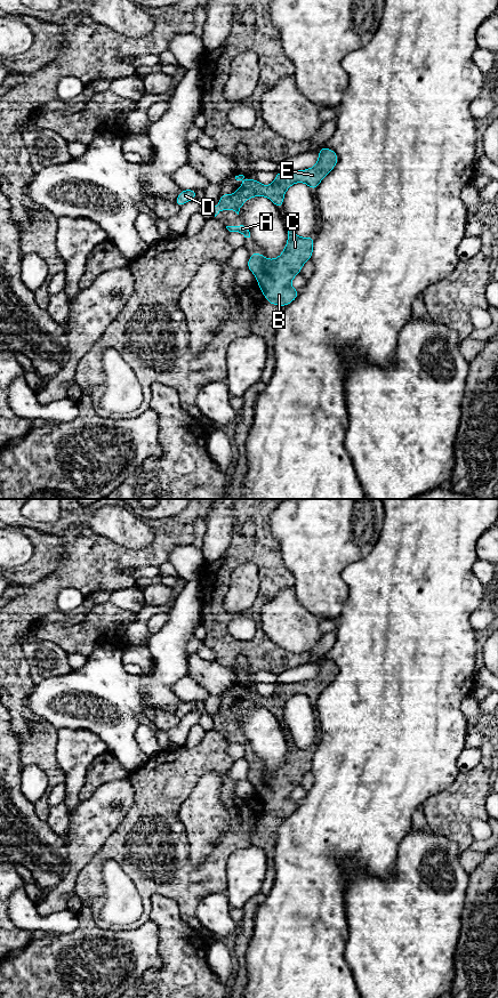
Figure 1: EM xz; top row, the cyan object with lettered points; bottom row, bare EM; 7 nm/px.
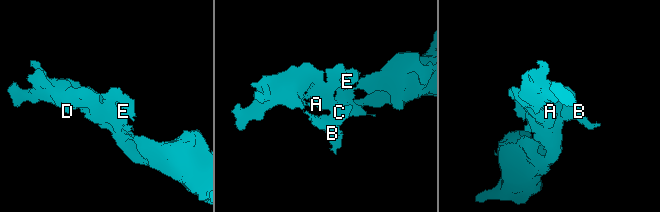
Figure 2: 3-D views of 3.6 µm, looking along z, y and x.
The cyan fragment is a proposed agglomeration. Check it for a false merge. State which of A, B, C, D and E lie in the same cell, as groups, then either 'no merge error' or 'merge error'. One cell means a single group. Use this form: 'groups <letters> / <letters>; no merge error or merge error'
groups A B C D E; no merge error

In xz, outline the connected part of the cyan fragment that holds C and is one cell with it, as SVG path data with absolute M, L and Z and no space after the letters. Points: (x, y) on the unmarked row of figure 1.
M291 739L287 742L288 752L278 770L267 771L262 765L252 764L247 775L266 813L282 819L292 814L299 806L299 802L291 798L291 792L302 784L304 774L312 771L314 752L313 747L299 749Z

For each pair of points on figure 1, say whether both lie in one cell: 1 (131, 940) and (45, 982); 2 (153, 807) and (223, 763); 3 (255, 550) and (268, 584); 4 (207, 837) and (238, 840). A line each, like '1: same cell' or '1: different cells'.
1: same cell
2: same cell
3: same cell
4: different cells

